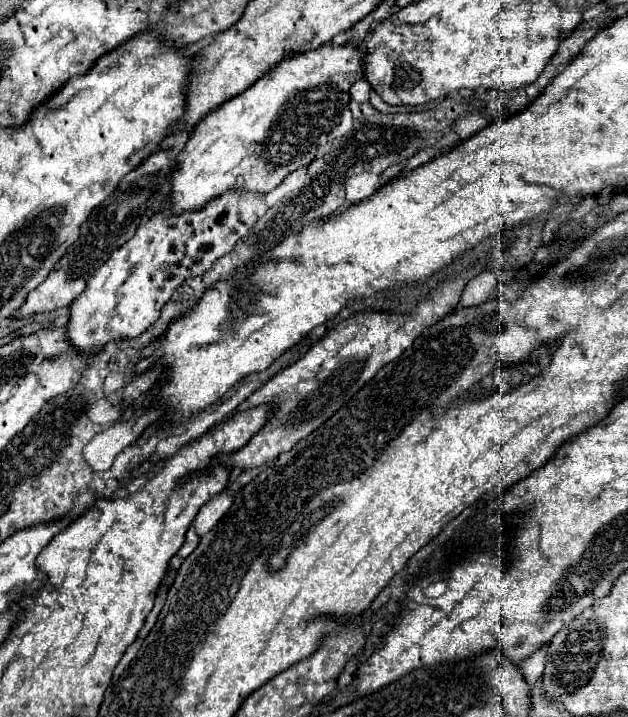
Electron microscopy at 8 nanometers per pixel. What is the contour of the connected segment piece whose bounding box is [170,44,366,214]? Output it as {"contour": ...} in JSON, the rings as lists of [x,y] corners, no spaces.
{"contour":[[[324,44],[320,48],[292,54],[272,66],[260,80],[256,80],[244,94],[238,94],[212,112],[208,112],[192,130],[190,140],[178,154],[178,170],[172,178],[170,200],[174,212],[202,208],[208,200],[220,196],[226,188],[246,188],[256,192],[274,190],[290,172],[300,166],[308,166],[326,146],[332,128],[340,124],[342,112],[350,104],[350,88],[364,78],[364,56],[358,46],[352,44]]]}

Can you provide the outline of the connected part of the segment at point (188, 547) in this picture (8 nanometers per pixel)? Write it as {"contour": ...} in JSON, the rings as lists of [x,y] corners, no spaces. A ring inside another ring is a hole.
{"contour":[[[190,526],[190,530],[188,530],[188,534],[186,534],[186,542],[182,544],[182,548],[178,550],[178,554],[172,558],[172,568],[180,568],[180,564],[182,564],[182,560],[190,554],[190,552],[194,552],[196,550],[196,546],[198,546],[198,534],[194,532],[194,528]]]}

